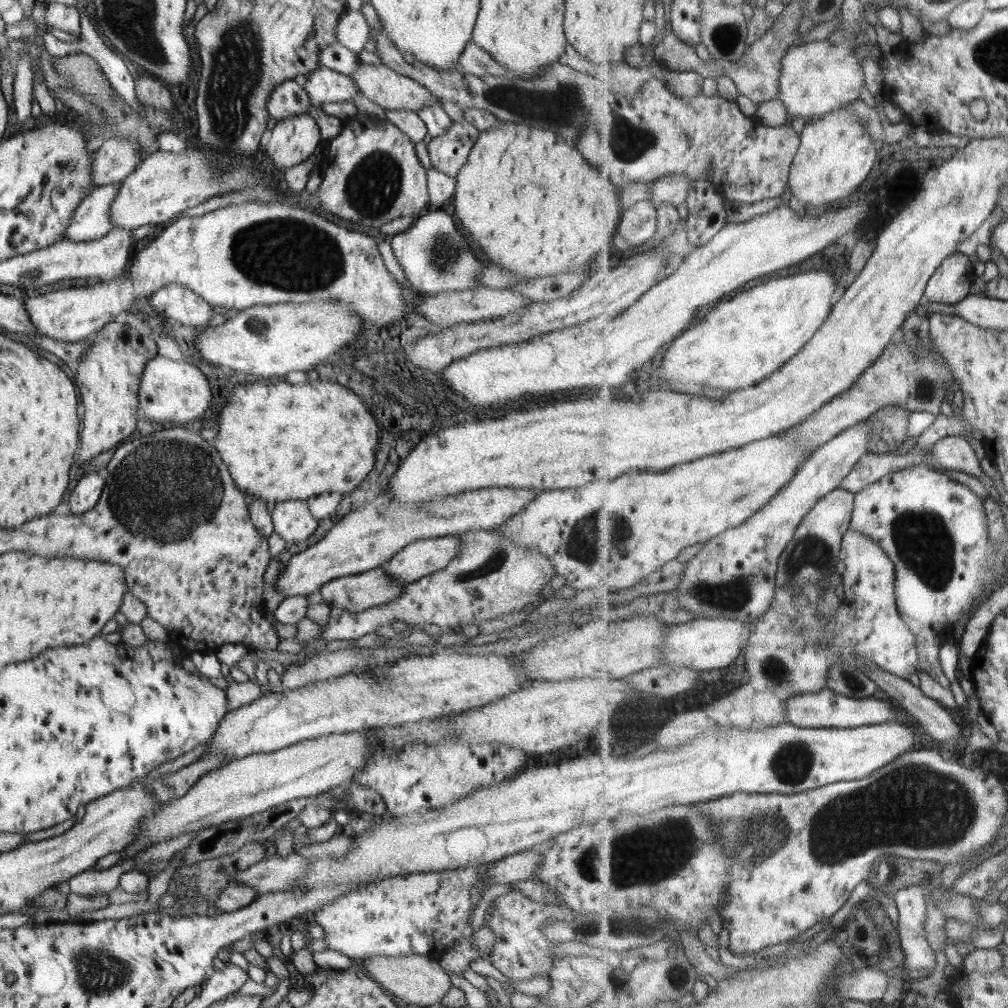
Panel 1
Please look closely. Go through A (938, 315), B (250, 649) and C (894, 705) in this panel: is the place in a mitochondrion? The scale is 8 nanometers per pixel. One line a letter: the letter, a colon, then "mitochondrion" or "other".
A: other
B: other
C: other

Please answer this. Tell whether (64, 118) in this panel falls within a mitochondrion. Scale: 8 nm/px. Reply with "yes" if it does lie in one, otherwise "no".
no

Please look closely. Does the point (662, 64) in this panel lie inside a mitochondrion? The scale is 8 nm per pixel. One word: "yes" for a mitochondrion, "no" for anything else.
no

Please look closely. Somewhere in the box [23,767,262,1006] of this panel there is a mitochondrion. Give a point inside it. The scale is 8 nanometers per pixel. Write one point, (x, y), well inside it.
(100, 973)

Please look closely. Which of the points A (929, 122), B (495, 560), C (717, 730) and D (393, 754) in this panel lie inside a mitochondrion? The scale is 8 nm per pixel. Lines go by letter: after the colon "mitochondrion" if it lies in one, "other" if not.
A: other
B: mitochondrion
C: other
D: mitochondrion

